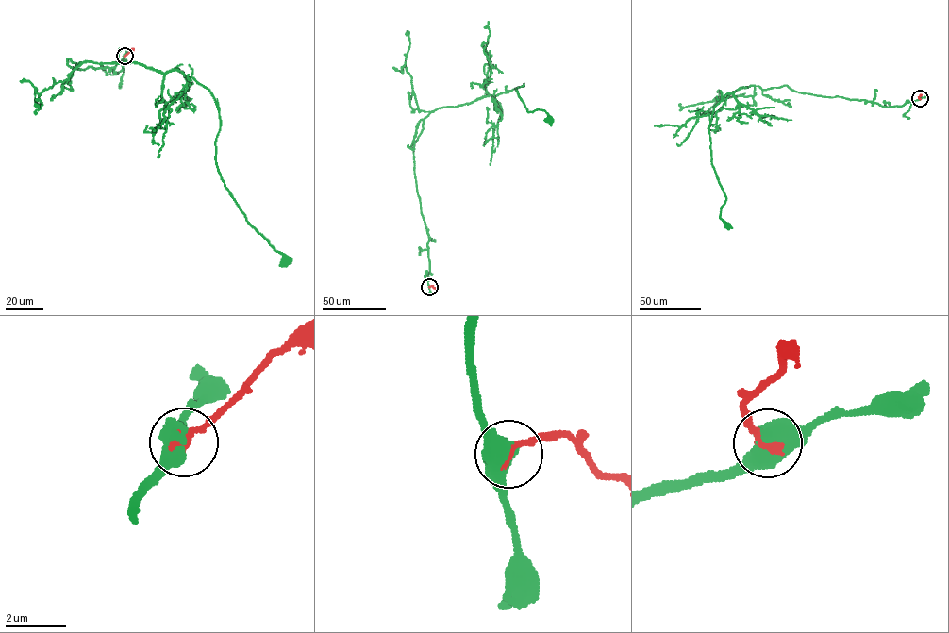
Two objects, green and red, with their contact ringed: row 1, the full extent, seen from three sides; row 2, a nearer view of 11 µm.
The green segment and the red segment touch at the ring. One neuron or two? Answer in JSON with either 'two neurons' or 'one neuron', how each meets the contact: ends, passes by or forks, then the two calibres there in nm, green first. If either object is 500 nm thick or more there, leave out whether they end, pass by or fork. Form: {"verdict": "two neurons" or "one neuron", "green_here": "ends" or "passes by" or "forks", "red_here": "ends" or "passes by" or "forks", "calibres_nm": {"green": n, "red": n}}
{"verdict": "one neuron", "calibres_nm": {"green": 650, "red": 280}}

